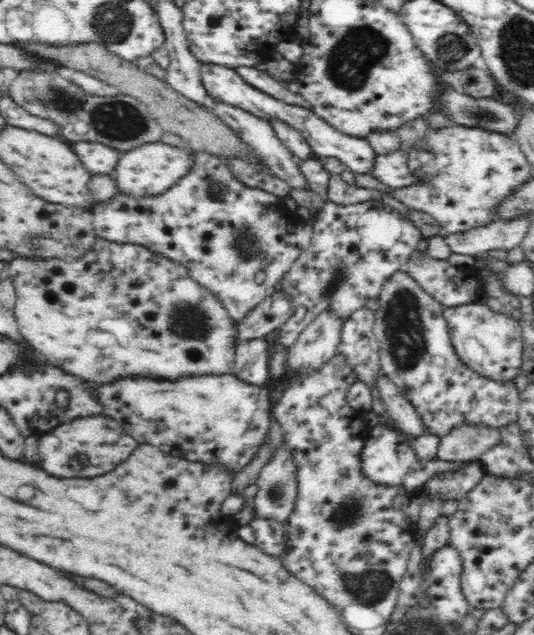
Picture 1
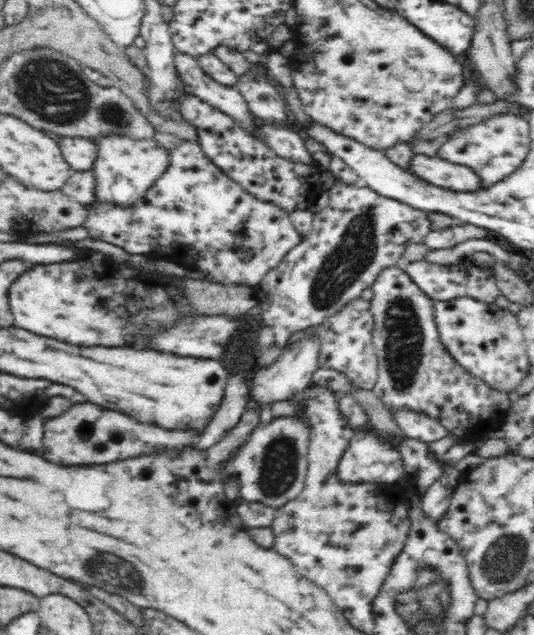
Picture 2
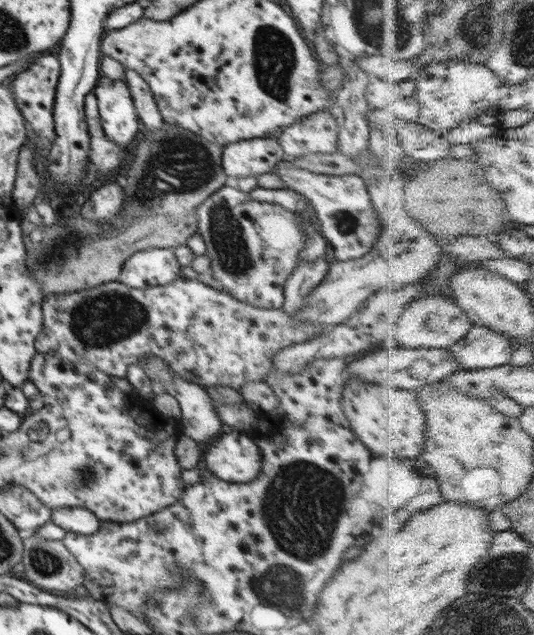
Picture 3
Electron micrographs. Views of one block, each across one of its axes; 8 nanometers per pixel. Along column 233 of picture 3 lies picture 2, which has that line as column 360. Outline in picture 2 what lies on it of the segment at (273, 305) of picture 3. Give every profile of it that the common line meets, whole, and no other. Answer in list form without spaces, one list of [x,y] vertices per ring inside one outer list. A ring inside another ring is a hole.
[[[338,179],[328,191],[329,202],[322,211],[313,215],[310,232],[257,284],[258,309],[262,312],[262,320],[272,328],[275,345],[282,349],[298,331],[320,324],[347,302],[362,296],[362,290],[372,286],[381,270],[397,266],[406,245],[420,243],[433,229],[426,211],[417,210],[394,198],[386,198],[361,184],[347,184]]]

